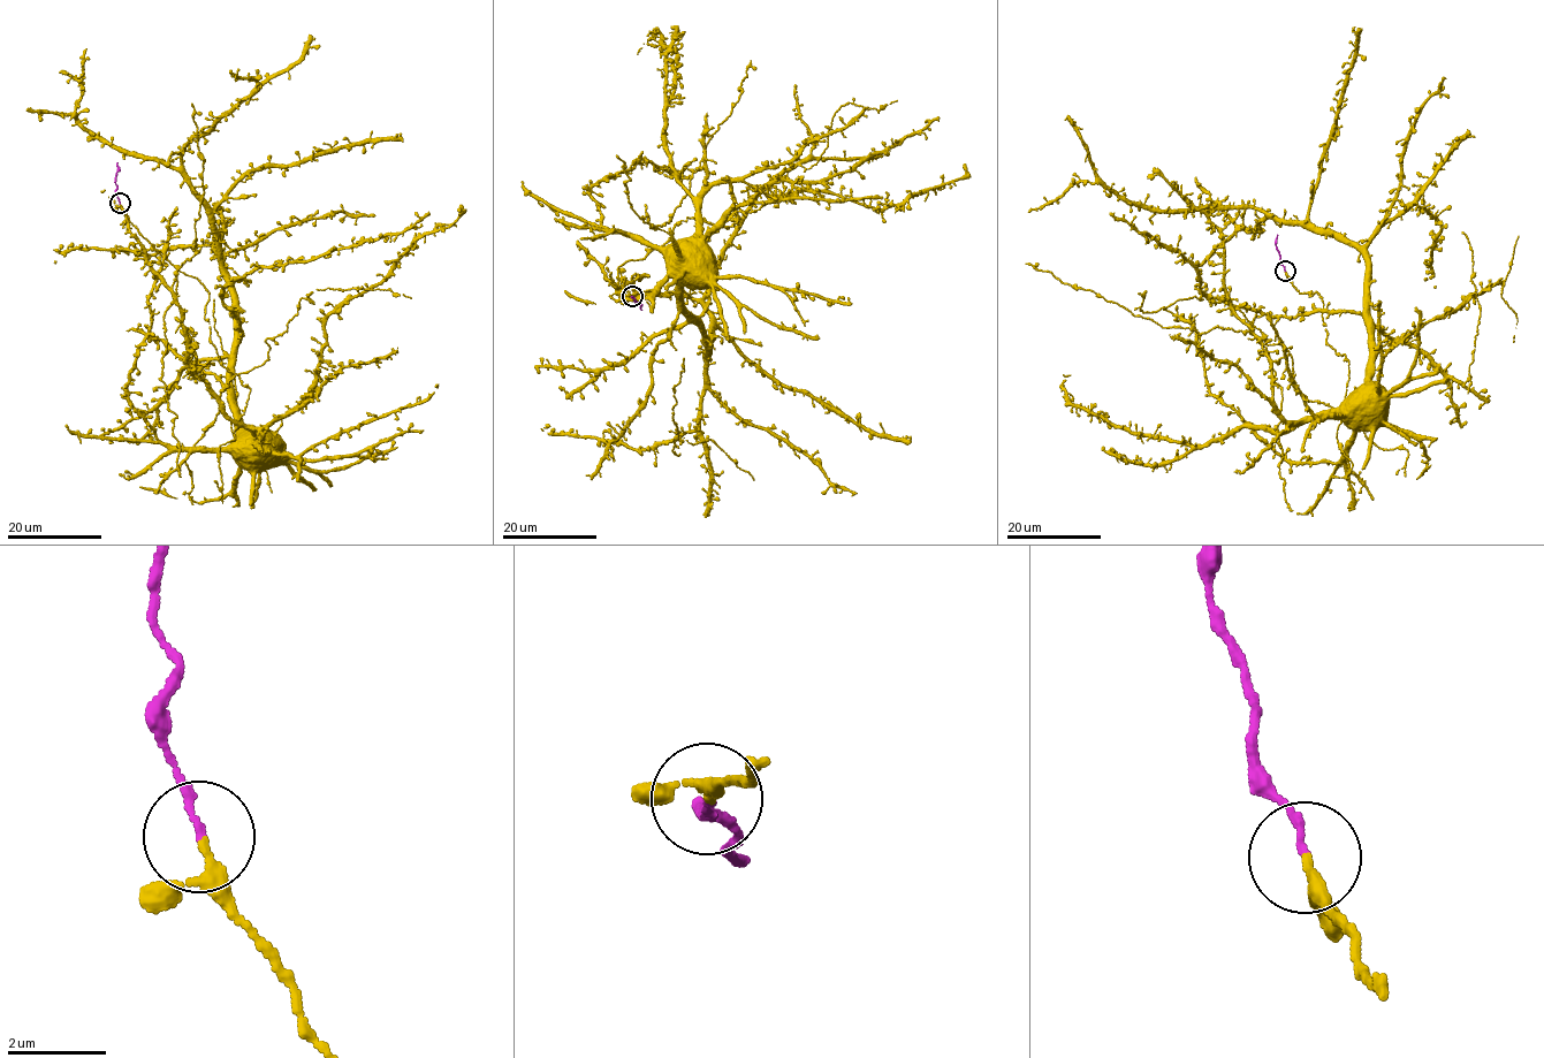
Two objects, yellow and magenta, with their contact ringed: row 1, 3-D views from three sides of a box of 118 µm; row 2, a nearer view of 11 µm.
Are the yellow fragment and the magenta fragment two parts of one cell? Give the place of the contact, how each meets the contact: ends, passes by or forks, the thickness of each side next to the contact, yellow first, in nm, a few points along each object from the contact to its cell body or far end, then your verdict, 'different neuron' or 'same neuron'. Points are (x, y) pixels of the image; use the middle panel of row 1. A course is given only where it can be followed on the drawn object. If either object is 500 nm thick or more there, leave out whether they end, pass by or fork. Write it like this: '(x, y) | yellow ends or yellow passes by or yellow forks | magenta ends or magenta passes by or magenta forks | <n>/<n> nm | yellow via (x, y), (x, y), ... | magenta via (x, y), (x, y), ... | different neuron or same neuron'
(632, 296) | yellow passes by | magenta ends | 150/130 nm | yellow via (631, 295), (653, 289), (689, 295), (678, 284), (682, 284), (677, 274), (700, 276), (674, 238), (684, 251) | magenta via (632, 296), (641, 310) | same neuron

